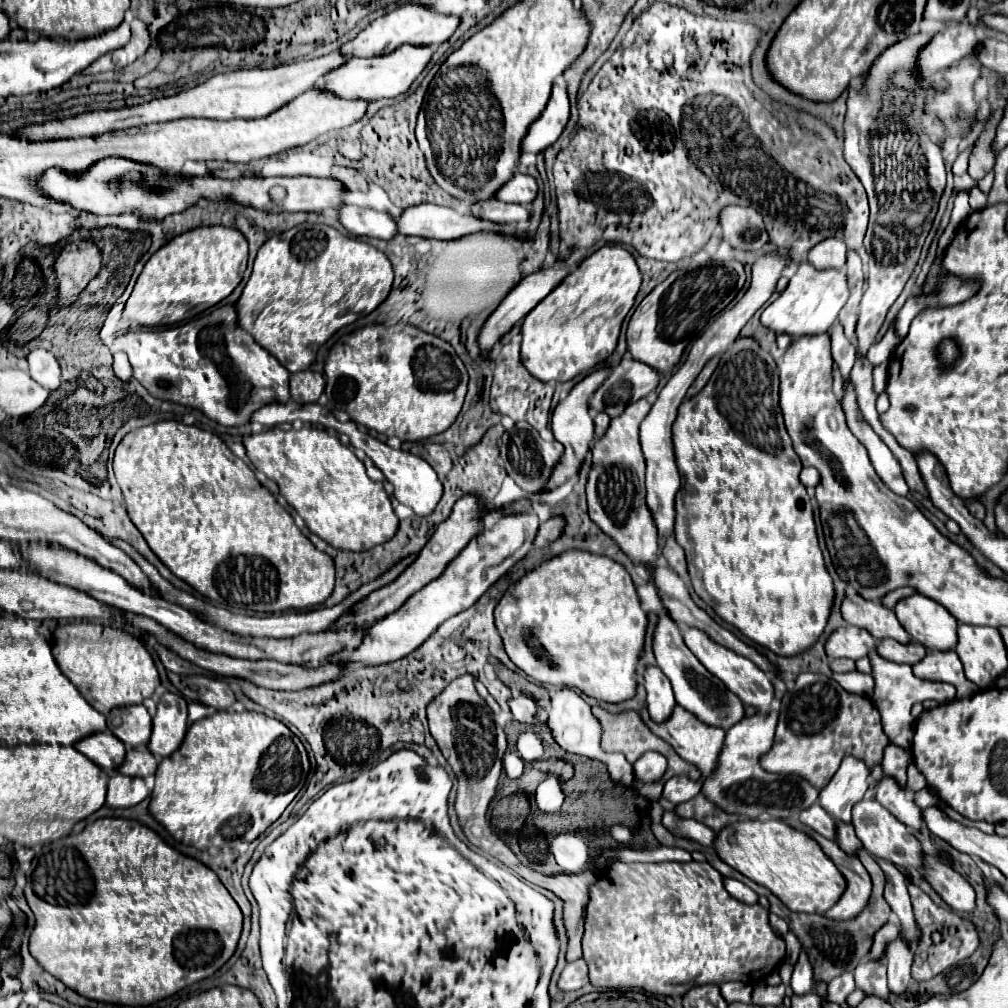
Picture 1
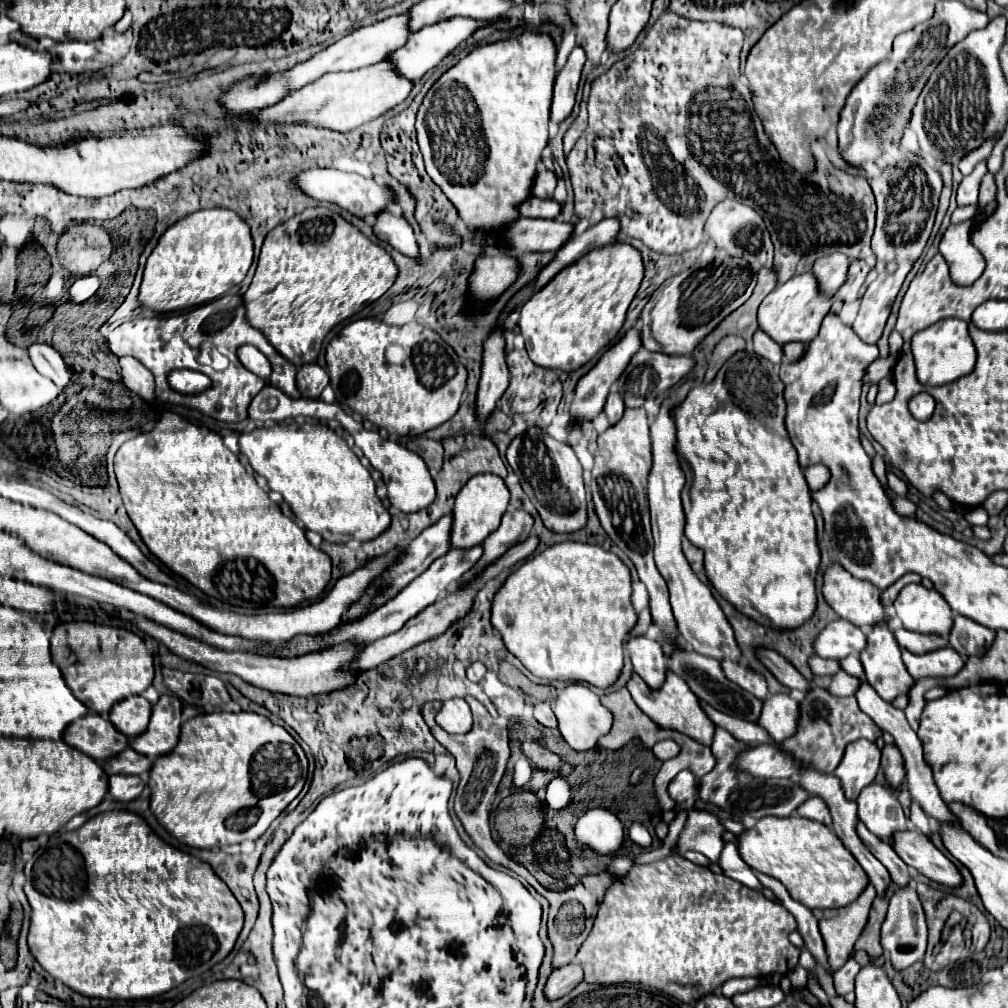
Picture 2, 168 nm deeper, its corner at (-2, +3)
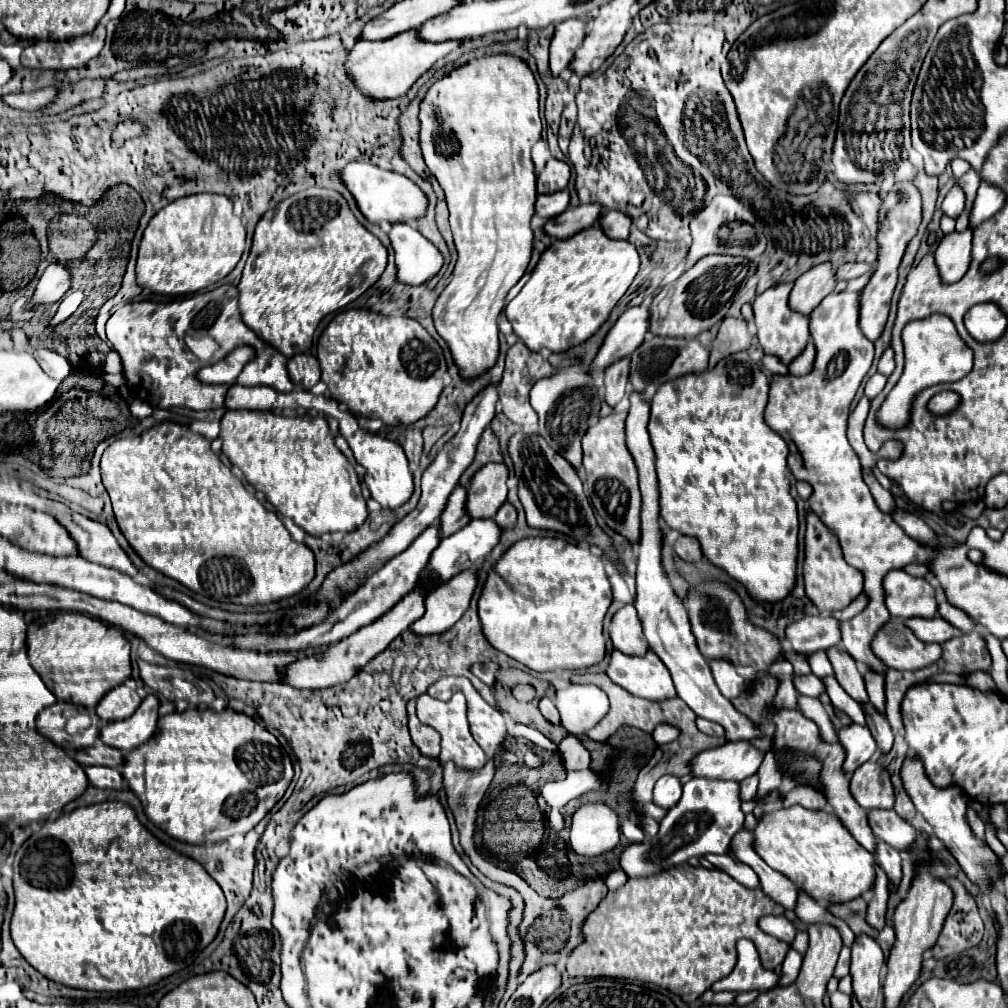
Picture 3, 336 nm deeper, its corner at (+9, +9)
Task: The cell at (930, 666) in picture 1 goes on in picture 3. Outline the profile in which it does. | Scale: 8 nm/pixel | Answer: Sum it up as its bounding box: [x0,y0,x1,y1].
[872,619,942,671]

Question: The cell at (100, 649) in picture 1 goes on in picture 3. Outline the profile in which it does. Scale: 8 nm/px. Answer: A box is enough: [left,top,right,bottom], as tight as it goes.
[28,611,132,709]

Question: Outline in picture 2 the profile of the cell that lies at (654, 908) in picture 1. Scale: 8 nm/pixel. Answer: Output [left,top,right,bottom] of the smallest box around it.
[577,855,801,1003]

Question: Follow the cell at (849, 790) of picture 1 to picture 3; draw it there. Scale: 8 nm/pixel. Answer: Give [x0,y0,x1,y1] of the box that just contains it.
[838,725,876,775]

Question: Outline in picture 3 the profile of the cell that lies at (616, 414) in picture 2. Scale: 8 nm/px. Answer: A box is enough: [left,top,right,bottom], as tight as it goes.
[604,359,628,407]

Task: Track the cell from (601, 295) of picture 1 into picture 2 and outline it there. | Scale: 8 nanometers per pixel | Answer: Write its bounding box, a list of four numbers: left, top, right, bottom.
[519,243,643,371]

